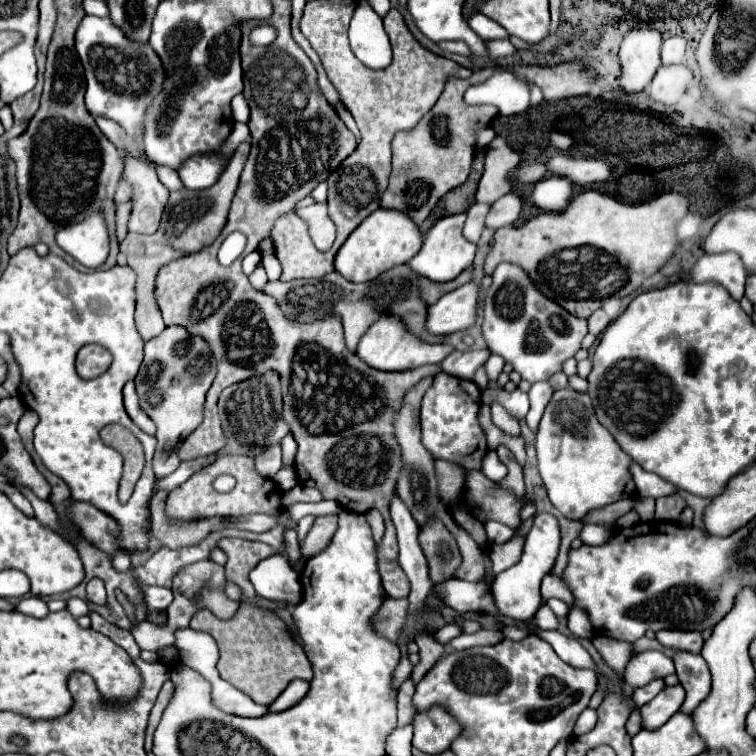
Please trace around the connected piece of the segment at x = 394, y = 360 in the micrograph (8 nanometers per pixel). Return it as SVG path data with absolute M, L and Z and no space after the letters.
M382 316L376 324L368 328L368 332L362 336L358 344L358 358L366 362L374 370L382 372L404 372L404 370L414 370L424 364L438 364L442 362L454 348L450 344L426 344L416 340L412 334L406 332L404 324L396 320L394 316Z

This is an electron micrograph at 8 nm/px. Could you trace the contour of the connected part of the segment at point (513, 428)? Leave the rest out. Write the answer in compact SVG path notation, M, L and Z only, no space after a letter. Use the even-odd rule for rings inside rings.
M497 402L491 406L491 416L493 423L504 432L520 432L519 421L512 418L503 406Z

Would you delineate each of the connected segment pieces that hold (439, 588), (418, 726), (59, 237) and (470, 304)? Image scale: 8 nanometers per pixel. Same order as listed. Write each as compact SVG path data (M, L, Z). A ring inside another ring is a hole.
M450 578L442 584L436 584L434 590L442 596L444 604L456 612L486 612L492 608L492 594L488 588L484 588L484 584Z
M430 706L412 718L412 746L424 754L442 754L462 734L460 722L442 706Z
M94 212L88 220L62 228L56 234L56 244L88 268L98 268L108 256L108 232L104 216Z
M468 282L454 292L448 292L436 304L428 306L426 330L434 336L468 330L476 318L476 298L478 286L474 282Z

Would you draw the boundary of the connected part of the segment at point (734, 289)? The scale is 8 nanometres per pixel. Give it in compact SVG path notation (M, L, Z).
M732 252L726 254L704 254L688 272L692 282L708 282L716 280L722 284L734 300L744 296L744 280L748 272L740 264L740 258Z

